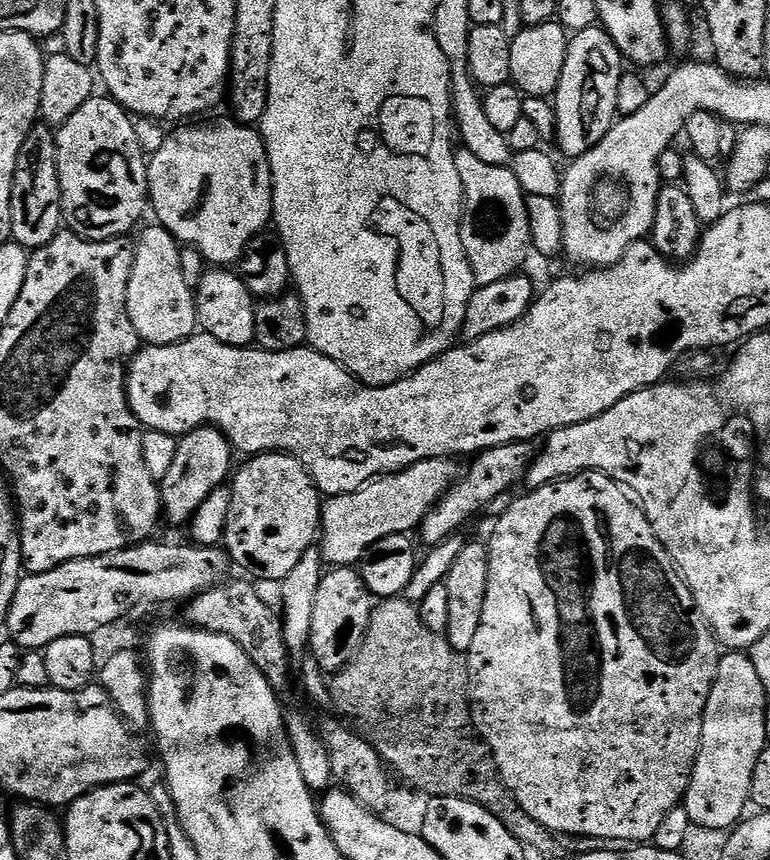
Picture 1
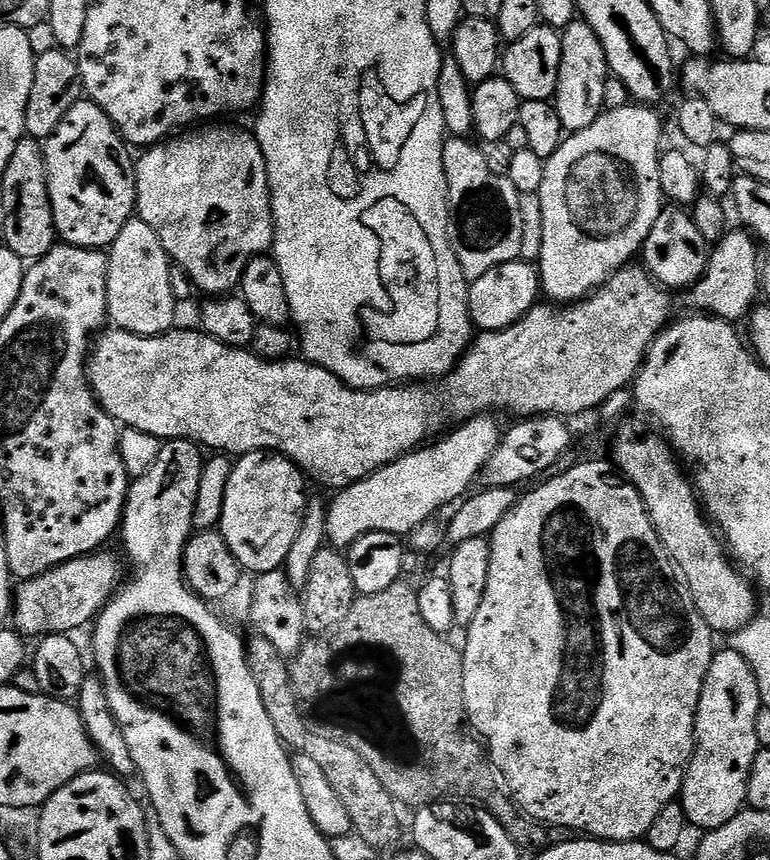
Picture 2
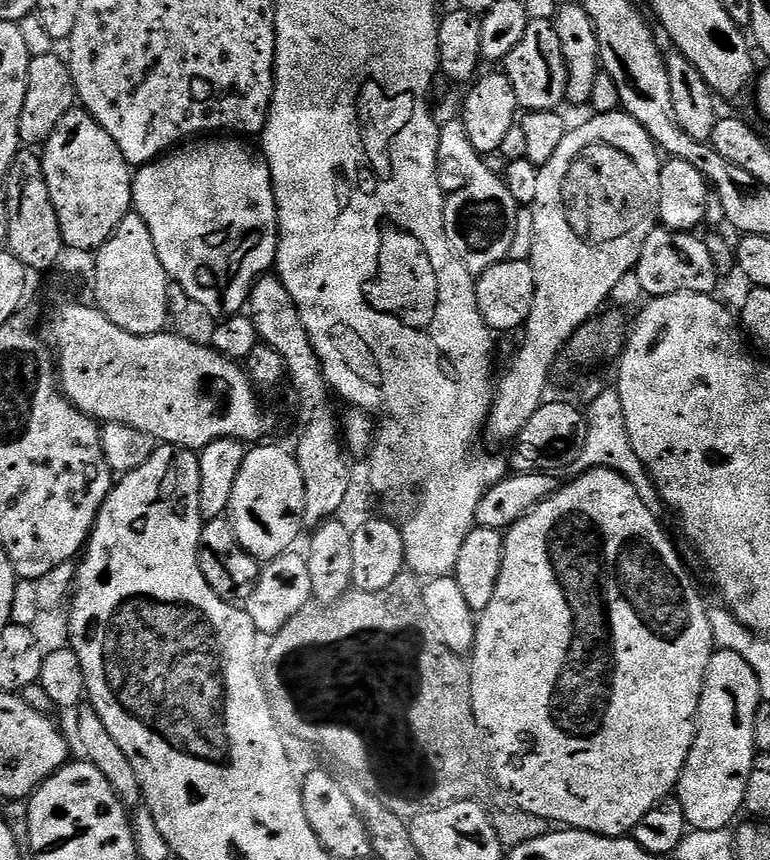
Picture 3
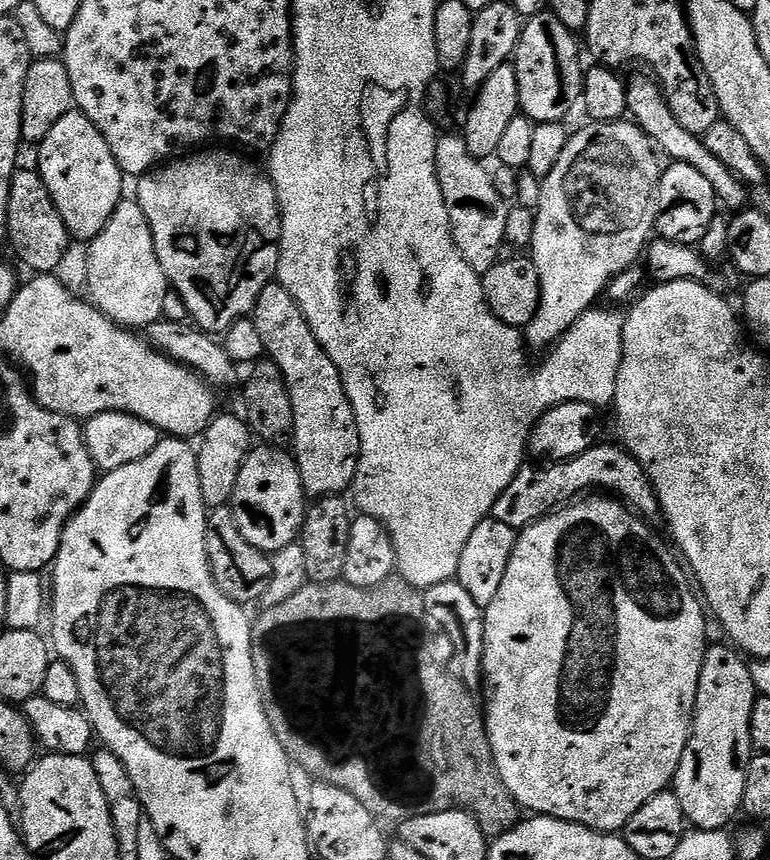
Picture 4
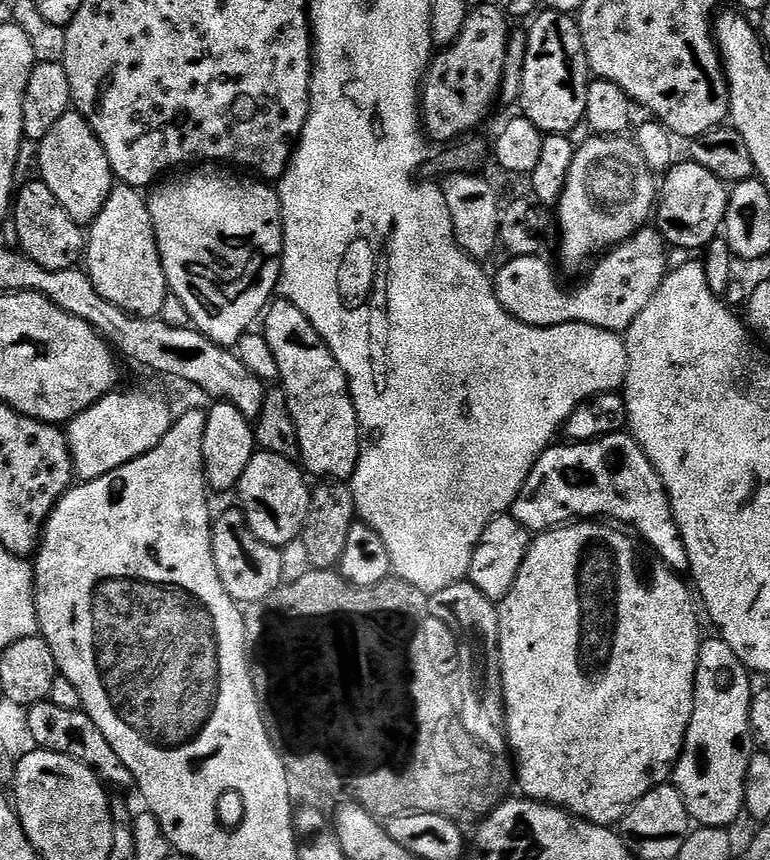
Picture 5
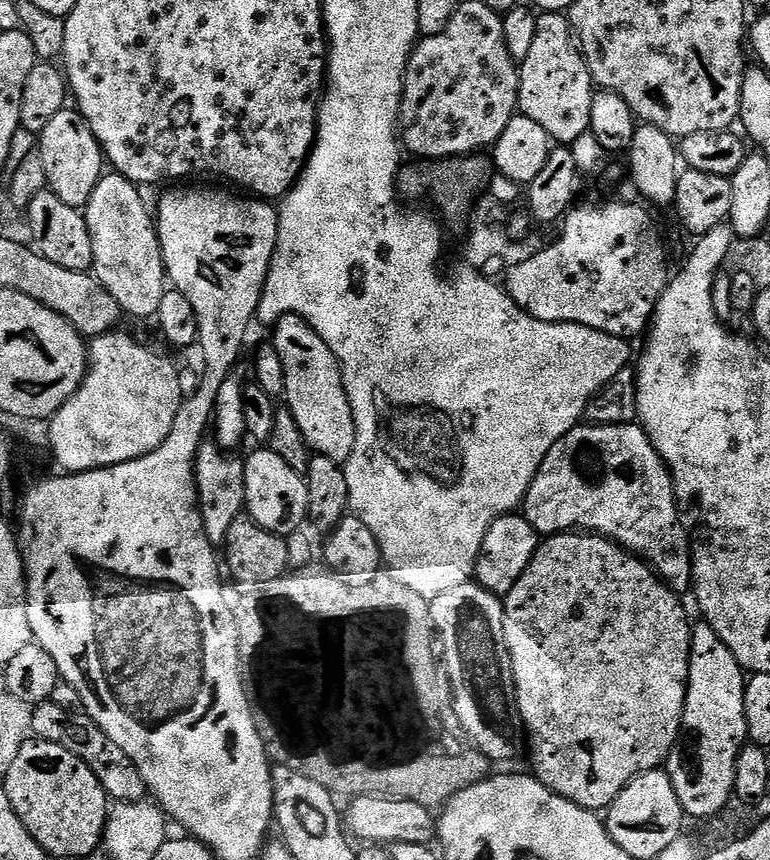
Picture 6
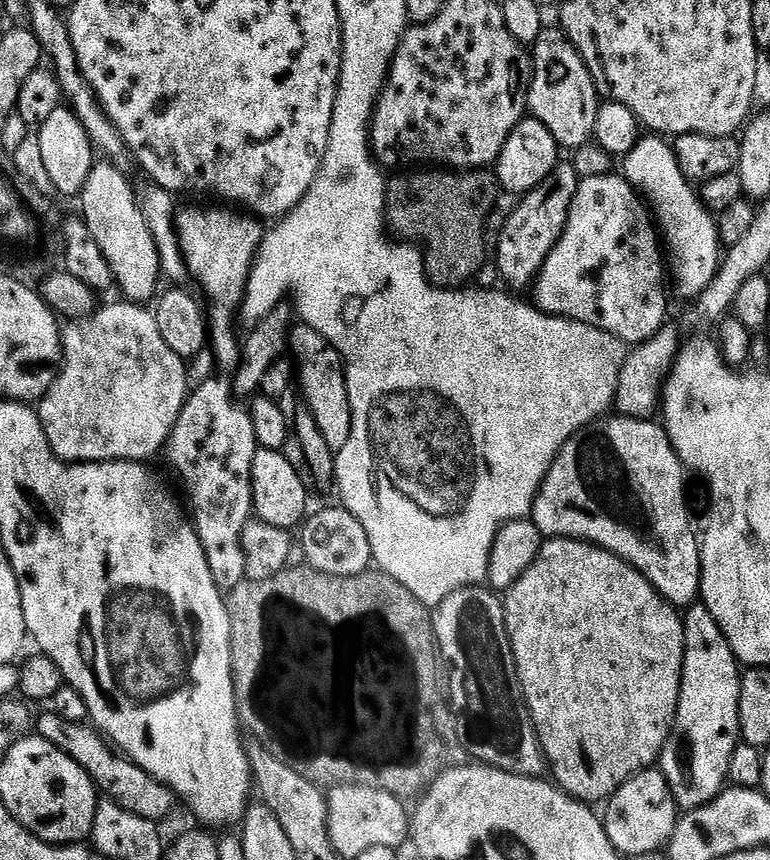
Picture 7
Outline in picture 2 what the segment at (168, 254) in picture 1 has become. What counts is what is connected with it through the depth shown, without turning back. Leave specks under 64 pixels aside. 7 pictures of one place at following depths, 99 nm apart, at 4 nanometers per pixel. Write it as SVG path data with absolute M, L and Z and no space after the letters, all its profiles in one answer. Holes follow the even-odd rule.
M133 218L122 226L122 234L107 249L108 257L108 320L119 331L133 332L135 336L163 336L173 331L178 301L170 286L173 265L162 246L158 234L146 222Z

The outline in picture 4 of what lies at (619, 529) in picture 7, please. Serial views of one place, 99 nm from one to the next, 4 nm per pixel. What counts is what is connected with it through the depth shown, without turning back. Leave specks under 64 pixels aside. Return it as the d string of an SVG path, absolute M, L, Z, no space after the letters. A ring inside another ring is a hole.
M597 442L582 454L569 460L529 463L521 468L514 482L510 482L506 490L502 490L498 502L494 502L492 507L491 519L506 522L506 526L523 530L534 521L541 520L549 512L555 512L557 508L575 501L589 490L603 490L619 498L641 517L659 517L660 500L656 497L650 478L646 478L646 470L642 470L640 463L629 454L627 448L619 443L616 444Z

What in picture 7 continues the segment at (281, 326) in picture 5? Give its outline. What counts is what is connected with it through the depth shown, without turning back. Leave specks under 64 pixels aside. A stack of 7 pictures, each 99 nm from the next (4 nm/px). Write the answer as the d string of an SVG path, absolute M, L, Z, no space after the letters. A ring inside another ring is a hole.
M303 322L297 323L288 336L288 348L291 359L298 369L298 392L304 395L307 411L314 414L318 430L326 437L326 443L338 450L350 442L352 429L352 411L348 397L348 383L344 377L344 359L340 352L318 330Z

